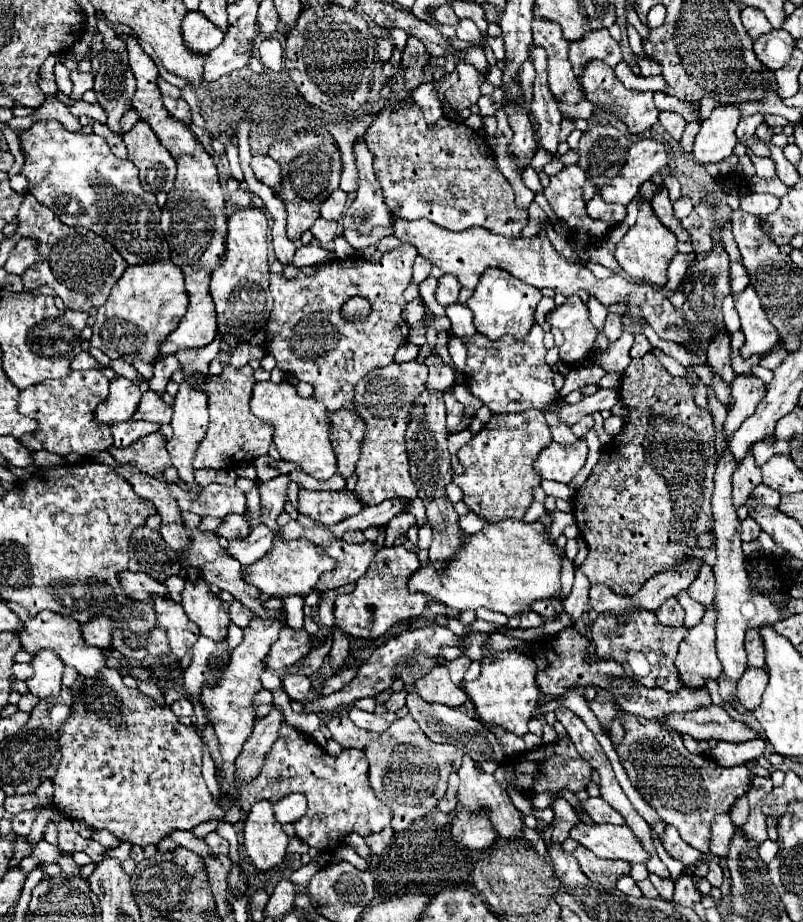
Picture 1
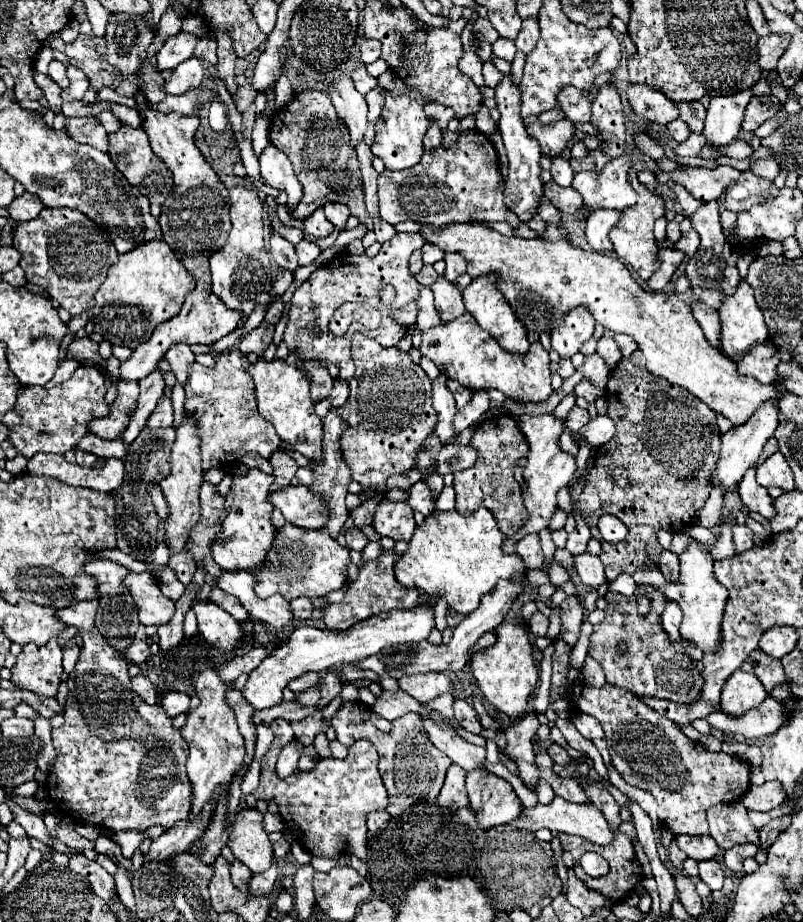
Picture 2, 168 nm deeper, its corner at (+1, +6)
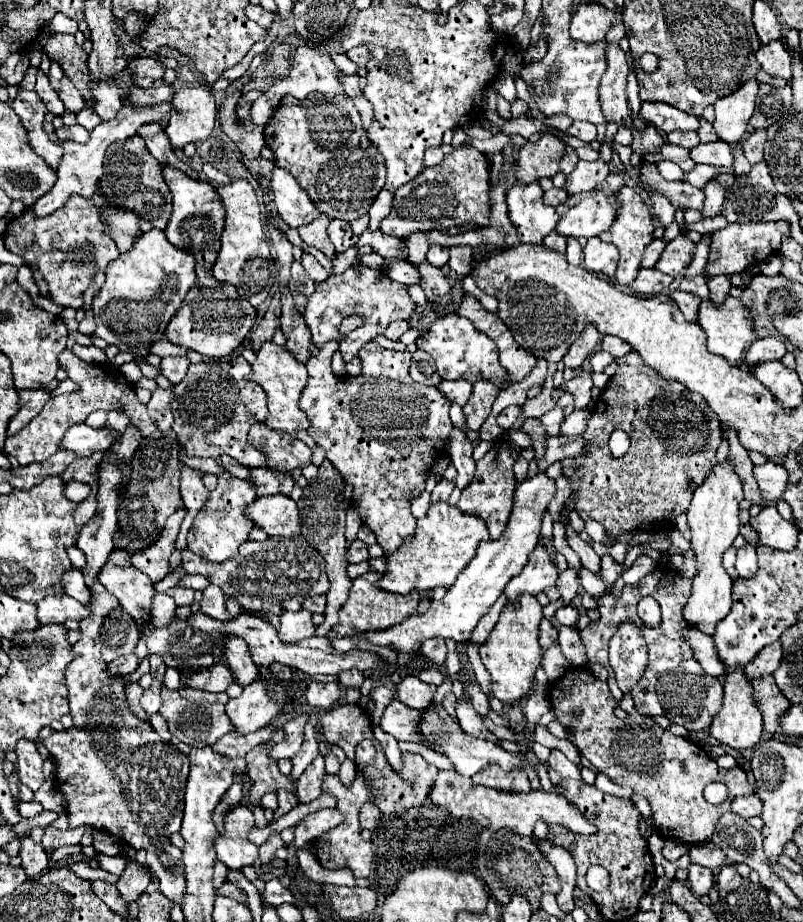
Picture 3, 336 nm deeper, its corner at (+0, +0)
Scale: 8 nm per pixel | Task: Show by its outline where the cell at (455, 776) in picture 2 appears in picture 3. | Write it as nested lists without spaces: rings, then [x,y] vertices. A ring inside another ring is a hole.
[[[439,771],[439,777],[431,791],[431,801],[445,807],[453,817],[477,821],[483,829],[489,831],[509,829],[513,833],[531,837],[535,823],[545,821],[549,825],[561,825],[573,833],[585,833],[585,835],[597,833],[597,827],[589,819],[585,819],[585,815],[563,795],[547,795],[545,791],[531,791],[527,795],[503,793],[503,791],[475,785],[469,777],[463,777],[455,771]]]

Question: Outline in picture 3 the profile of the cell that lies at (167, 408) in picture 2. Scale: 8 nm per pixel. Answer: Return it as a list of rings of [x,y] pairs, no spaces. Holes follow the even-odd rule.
[[[157,389],[157,391],[153,391],[153,395],[147,403],[147,411],[159,431],[169,431],[173,427],[171,399],[173,399],[173,391]]]

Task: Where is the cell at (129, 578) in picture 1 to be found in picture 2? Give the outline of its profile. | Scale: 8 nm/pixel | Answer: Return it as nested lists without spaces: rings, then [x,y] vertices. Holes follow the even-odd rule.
[[[92,559],[92,561],[84,563],[84,573],[96,579],[98,597],[126,593],[126,587],[122,585],[126,569],[122,565],[118,565],[118,563],[114,563],[114,561]]]

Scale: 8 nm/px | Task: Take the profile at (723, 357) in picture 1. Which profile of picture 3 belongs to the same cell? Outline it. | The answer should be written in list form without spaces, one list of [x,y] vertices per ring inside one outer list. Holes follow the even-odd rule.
[[[675,289],[675,291],[671,291],[669,297],[679,305],[679,309],[683,311],[683,315],[685,315],[687,321],[691,321],[691,323],[697,321],[697,313],[699,313],[699,305],[701,305],[701,299],[697,295],[683,293],[683,291]]]

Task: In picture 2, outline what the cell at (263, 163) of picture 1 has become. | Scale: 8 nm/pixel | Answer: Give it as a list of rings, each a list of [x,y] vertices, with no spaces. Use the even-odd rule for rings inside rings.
[[[268,145],[260,155],[260,173],[270,187],[288,195],[288,211],[292,213],[292,209],[302,199],[302,185],[294,175],[290,159],[274,145]]]

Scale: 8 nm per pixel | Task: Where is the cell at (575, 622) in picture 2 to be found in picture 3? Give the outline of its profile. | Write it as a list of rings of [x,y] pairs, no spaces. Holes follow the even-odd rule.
[[[565,605],[561,609],[555,611],[555,619],[561,623],[561,625],[567,625],[567,627],[575,627],[577,621],[579,621],[579,611],[571,605]]]

